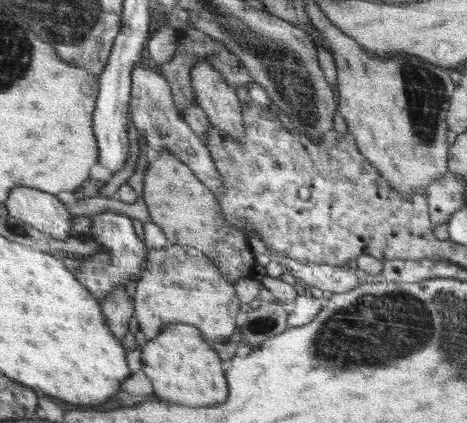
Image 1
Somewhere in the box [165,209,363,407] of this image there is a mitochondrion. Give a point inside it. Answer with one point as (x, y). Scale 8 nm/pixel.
(263, 326)

